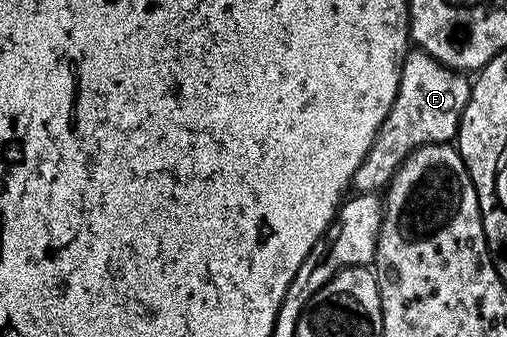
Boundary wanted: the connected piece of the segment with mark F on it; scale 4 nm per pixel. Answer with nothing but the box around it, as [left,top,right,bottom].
[352,50,472,193]

